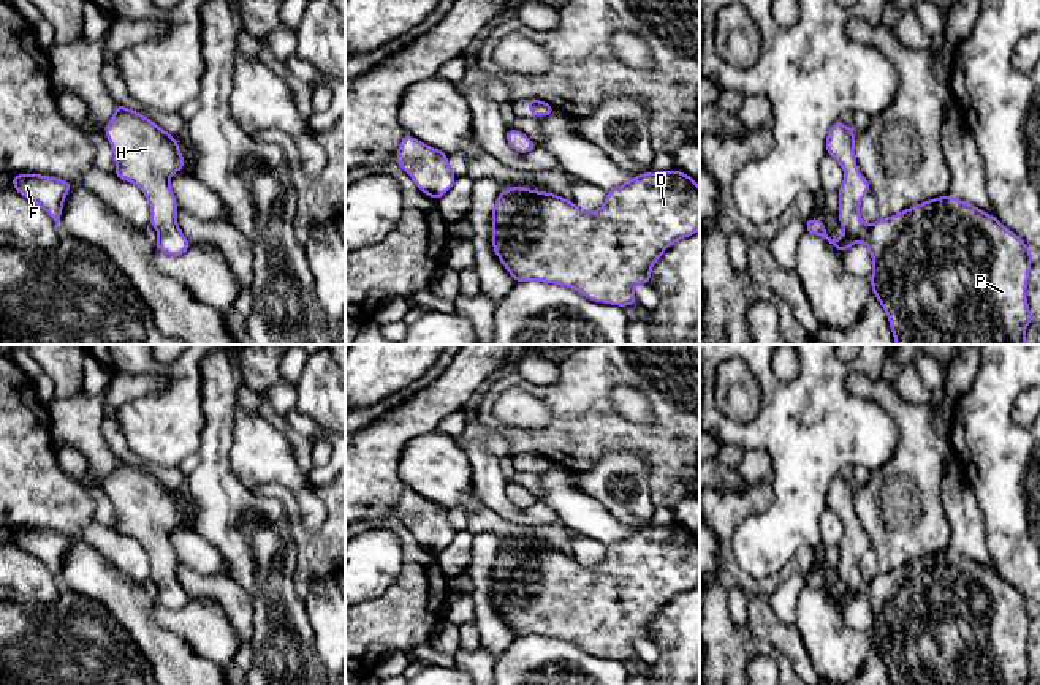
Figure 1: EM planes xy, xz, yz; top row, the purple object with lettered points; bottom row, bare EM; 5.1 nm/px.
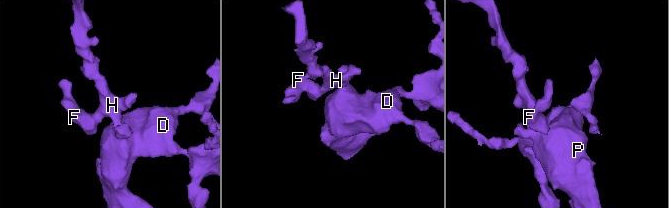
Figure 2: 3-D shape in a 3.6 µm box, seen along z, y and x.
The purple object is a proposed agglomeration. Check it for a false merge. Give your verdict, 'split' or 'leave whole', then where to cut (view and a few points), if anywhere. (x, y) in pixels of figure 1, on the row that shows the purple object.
leave whole; no cut

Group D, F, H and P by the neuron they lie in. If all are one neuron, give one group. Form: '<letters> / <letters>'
D F H P

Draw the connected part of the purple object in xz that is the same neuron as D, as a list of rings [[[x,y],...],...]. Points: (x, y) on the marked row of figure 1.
[[[678,169],[644,172],[606,191],[605,204],[595,212],[584,212],[578,209],[573,201],[564,199],[556,193],[529,190],[526,187],[511,187],[510,190],[499,193],[499,198],[492,209],[492,228],[492,248],[502,261],[502,264],[505,266],[505,269],[511,274],[514,283],[530,280],[557,283],[579,291],[590,301],[627,307],[632,304],[638,304],[636,296],[633,293],[636,283],[651,285],[651,267],[663,255],[663,252],[676,240],[689,237],[700,229],[700,187],[695,179]]]

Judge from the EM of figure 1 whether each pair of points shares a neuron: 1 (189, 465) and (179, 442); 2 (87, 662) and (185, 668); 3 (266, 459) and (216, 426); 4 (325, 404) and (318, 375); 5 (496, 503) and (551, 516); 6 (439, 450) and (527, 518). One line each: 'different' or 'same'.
1: different
2: different
3: different
4: same
5: same
6: different

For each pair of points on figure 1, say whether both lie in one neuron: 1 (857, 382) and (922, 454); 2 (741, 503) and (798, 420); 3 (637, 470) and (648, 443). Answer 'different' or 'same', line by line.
1: same
2: different
3: different

